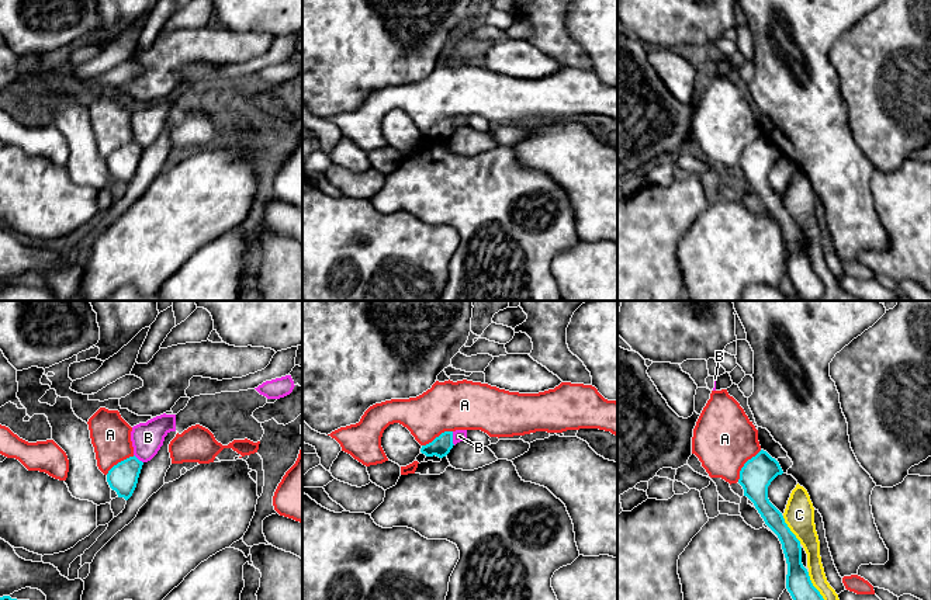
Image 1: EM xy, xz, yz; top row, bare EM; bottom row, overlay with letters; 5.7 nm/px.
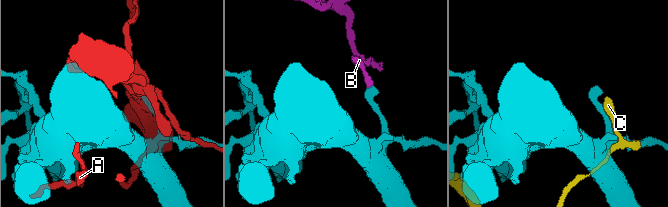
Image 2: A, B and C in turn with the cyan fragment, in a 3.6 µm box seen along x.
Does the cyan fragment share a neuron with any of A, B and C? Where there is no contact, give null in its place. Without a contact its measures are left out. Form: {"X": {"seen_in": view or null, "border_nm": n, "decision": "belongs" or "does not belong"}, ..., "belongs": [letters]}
{"A": {"seen_in": "yz", "border_nm": 240, "decision": "does not belong"}, "B": {"seen_in": "xz", "border_nm": 80, "decision": "does not belong"}, "C": {"seen_in": "yz", "border_nm": 190, "decision": "does not belong"}, "belongs": []}

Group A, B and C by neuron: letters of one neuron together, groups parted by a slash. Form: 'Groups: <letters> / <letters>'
Groups: A / B / C

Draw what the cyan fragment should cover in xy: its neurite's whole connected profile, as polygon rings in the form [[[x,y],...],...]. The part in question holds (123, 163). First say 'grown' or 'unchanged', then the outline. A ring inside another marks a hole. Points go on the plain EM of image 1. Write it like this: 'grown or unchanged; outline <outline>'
unchanged; outline [[[135,141],[114,150],[107,159],[107,167],[118,183],[128,185],[138,169],[143,148]]]

